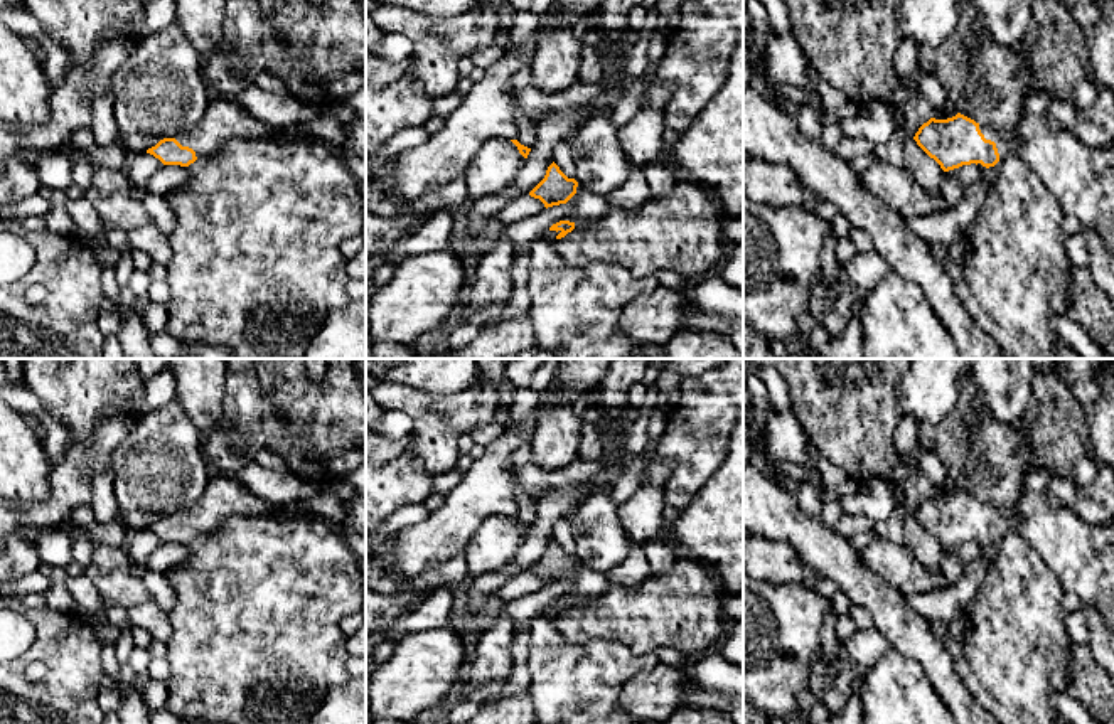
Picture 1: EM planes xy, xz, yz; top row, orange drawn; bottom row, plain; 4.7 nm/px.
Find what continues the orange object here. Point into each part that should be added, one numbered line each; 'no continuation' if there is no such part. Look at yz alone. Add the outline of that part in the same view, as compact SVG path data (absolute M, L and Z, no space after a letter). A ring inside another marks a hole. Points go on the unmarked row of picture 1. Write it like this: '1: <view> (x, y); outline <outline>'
1: yz (990, 511); outline M979 502L981 510L984 512L986 517L991 517L996 520L998 530L999 530L999 539L1010 530L1008 520L1004 517L1004 512L996 508L991 503Z

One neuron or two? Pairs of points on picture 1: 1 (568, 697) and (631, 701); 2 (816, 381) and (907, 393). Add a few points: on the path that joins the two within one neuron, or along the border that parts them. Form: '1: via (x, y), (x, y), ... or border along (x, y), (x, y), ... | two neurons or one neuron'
1: border along (644, 670), (639, 670), (624, 684), (619, 706) | two neurons
2: border along (904, 376), (897, 386), (897, 401), (902, 415) | two neurons

